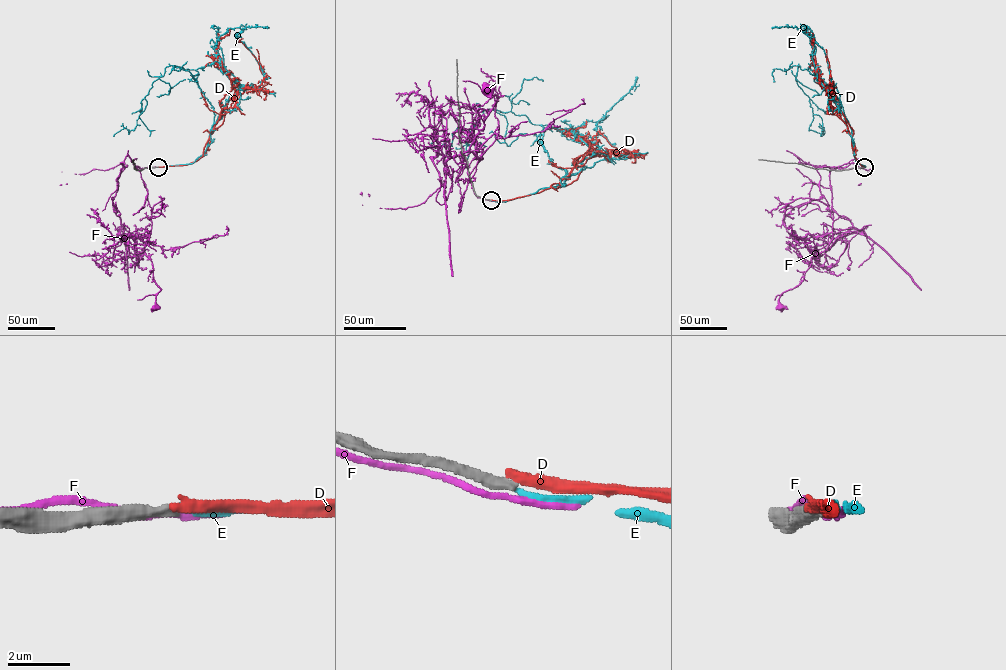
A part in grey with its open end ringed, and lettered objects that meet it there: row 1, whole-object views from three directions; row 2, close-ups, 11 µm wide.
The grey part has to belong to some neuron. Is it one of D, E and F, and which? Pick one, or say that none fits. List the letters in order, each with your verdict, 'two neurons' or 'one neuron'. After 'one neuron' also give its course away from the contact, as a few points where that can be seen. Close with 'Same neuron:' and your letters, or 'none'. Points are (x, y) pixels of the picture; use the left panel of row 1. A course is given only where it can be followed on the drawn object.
D: two neurons
E: one neuron; it runs (158, 166), (192, 163), (211, 141), (213, 107), (197, 71), (167, 66), (135, 129), (114, 136)
F: two neurons
Same neuron: E

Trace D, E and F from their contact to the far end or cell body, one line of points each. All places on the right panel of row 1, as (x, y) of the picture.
D: (864, 167), (856, 159), (847, 125), (838, 111), (832, 112), (826, 58), (813, 38)
E: (864, 166), (839, 99), (798, 65), (809, 130), (823, 127), (821, 136)
F: (864, 167), (816, 167), (820, 194), (833, 221), (832, 240), (811, 258), (803, 280), (781, 295), (781, 307)

